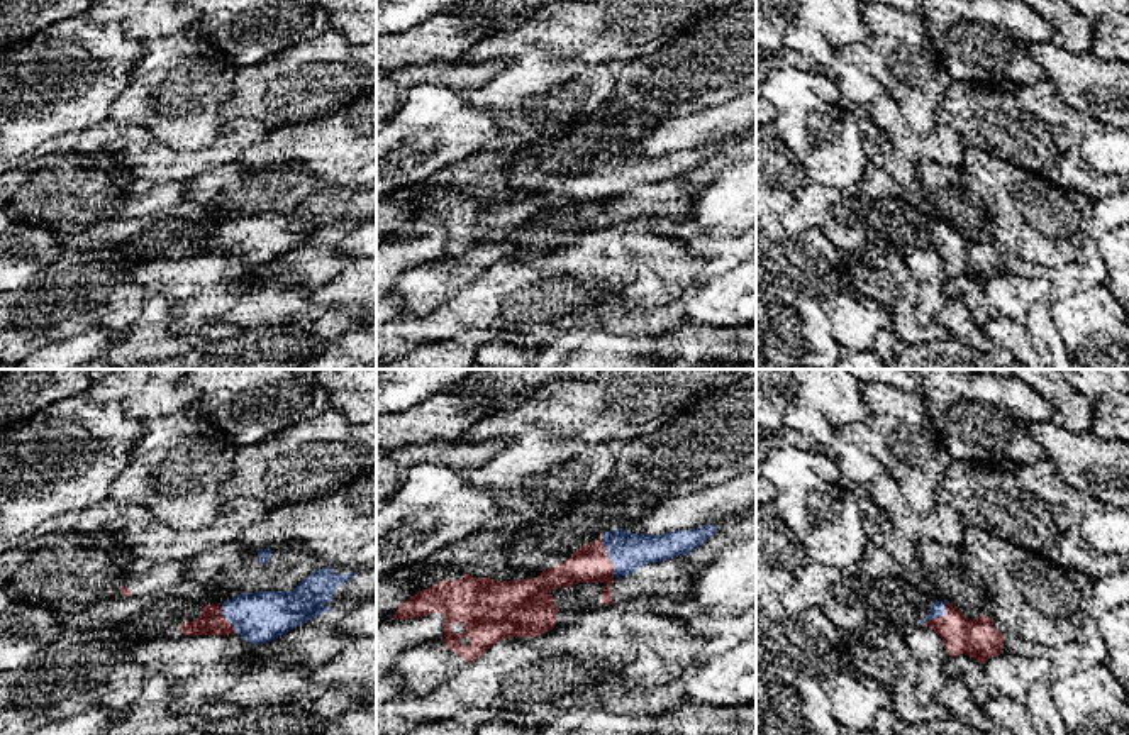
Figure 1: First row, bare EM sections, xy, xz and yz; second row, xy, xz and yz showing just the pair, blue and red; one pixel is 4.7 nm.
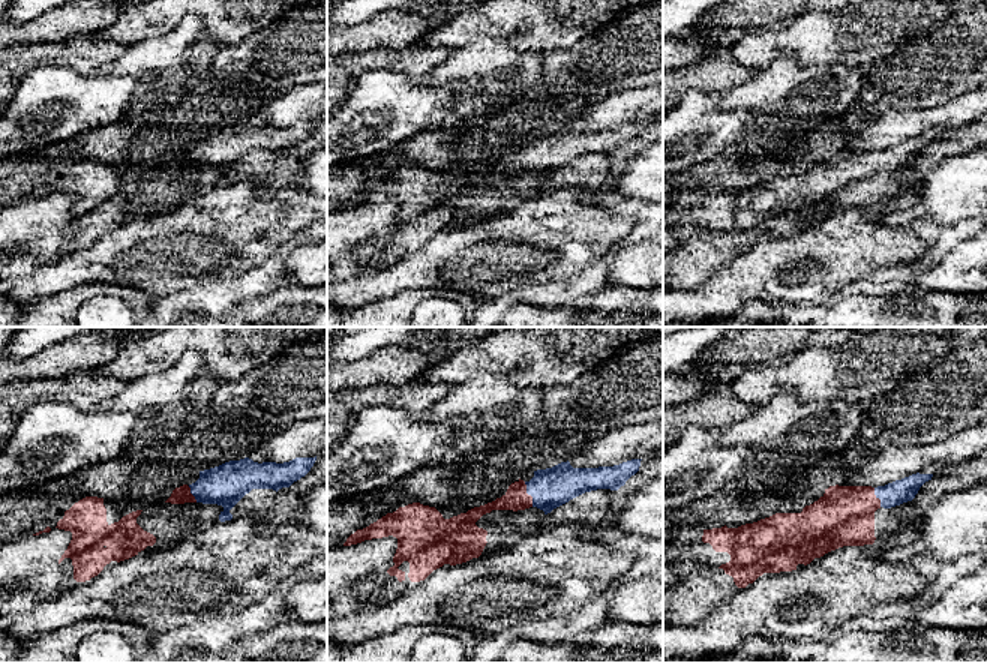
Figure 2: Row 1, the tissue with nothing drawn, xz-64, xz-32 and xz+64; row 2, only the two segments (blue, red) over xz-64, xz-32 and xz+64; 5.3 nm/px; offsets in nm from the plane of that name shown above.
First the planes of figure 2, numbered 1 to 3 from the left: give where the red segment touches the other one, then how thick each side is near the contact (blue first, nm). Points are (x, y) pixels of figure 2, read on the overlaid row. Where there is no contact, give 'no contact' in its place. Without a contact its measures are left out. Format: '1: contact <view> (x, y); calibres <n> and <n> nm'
1: contact xz-64 (191, 492); calibres 220 and 90 nm
2: contact xz-32 (528, 494); calibres 220 and 130 nm
3: contact xz+64 (878, 497); calibres 130 and 320 nm

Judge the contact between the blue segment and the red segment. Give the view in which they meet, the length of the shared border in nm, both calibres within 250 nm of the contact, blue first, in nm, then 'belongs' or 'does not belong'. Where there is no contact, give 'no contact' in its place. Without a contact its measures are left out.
contact in xz; length 190 nm; calibres 180 and 180 nm; belongs

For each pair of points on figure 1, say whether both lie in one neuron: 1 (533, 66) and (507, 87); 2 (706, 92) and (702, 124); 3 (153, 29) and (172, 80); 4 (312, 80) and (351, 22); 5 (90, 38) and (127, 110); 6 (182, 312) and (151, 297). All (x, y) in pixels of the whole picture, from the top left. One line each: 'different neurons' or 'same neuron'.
1: same neuron
2: different neurons
3: different neurons
4: different neurons
5: different neurons
6: different neurons

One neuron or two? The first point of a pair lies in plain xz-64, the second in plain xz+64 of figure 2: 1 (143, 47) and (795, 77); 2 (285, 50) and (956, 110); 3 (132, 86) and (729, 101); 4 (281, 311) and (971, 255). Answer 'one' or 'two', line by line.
1: one
2: two
3: two
4: two

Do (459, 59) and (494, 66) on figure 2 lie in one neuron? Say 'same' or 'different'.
different

